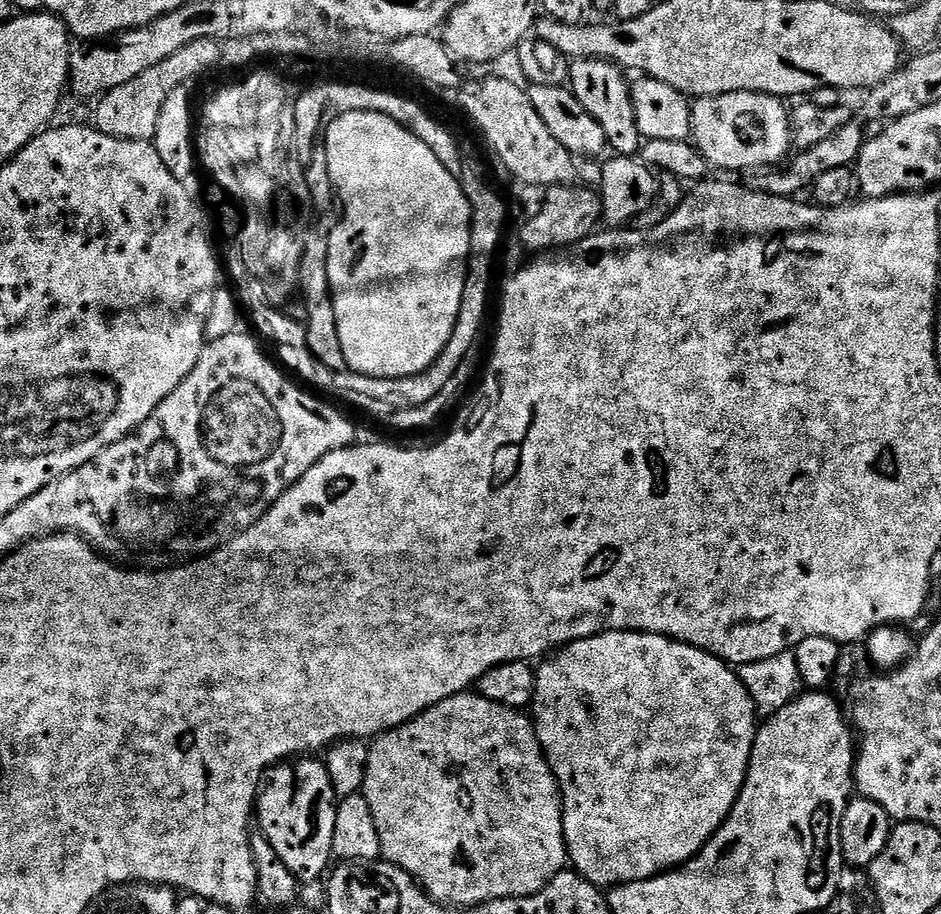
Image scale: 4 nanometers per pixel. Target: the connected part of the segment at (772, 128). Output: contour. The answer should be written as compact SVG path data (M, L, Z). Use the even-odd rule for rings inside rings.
M764 92L699 97L691 105L696 149L713 169L725 168L728 172L744 172L747 168L768 170L783 165L794 148L790 112L787 107L784 109L784 104L781 97L767 96Z

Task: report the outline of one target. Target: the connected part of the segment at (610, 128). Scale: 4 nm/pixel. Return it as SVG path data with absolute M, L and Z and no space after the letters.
M581 60L578 66L571 69L570 91L578 98L578 102L582 102L586 114L590 114L590 118L602 126L608 139L608 148L617 156L636 156L642 148L630 80L627 78L620 65L611 64L609 60Z

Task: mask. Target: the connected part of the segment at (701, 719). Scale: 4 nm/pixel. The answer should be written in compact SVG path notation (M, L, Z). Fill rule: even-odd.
M603 632L597 636L582 638L572 644L566 644L555 654L549 655L536 668L536 693L530 705L530 716L535 723L538 742L542 746L544 757L548 759L550 770L560 787L560 797L564 800L564 837L566 838L571 867L579 872L580 875L585 876L589 882L597 886L605 886L604 884L608 884L607 886L619 886L622 884L633 884L639 880L649 880L651 876L659 876L661 872L675 870L687 864L688 861L693 860L704 849L705 844L712 839L712 835L723 826L724 819L732 813L732 807L736 805L736 800L739 798L740 791L744 785L744 779L748 777L748 763L752 757L752 747L756 741L756 729L758 727L756 707L746 690L746 686L742 686L735 667L725 664L724 661L706 650L695 648L689 644L683 644L677 640L671 640L669 636L659 636L658 634L650 634L649 632Z

